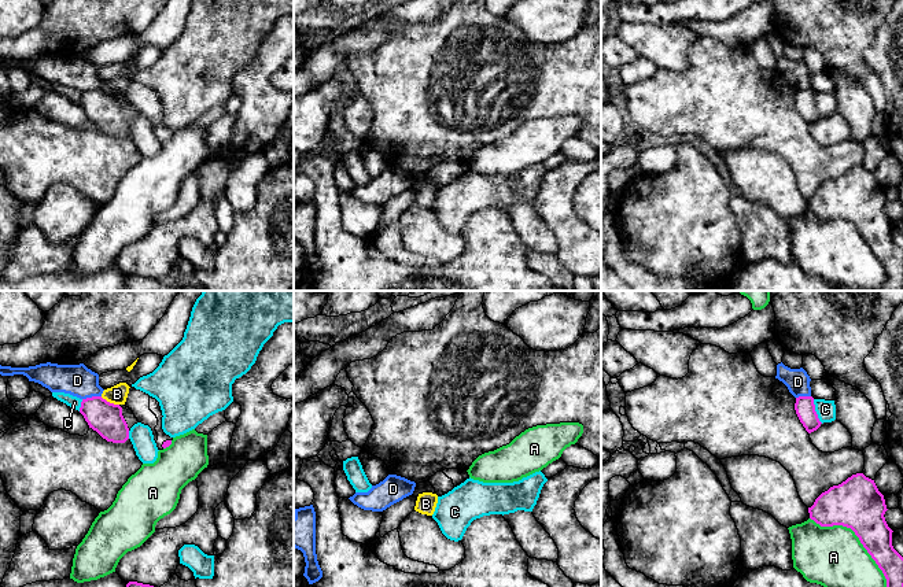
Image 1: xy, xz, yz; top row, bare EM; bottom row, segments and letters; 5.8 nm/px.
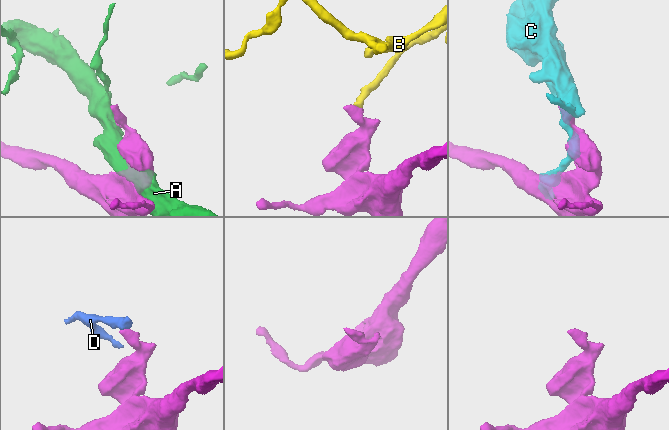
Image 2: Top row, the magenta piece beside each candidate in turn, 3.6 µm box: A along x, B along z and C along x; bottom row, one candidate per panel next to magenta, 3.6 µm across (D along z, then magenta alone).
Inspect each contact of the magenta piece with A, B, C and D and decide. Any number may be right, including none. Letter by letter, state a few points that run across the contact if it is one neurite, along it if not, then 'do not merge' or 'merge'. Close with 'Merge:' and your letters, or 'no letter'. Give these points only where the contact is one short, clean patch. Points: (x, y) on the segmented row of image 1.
A: do not merge
B: do not merge
C: do not merge
D: xy (100, 395), (83, 399) | do not merge
Merge: no letter

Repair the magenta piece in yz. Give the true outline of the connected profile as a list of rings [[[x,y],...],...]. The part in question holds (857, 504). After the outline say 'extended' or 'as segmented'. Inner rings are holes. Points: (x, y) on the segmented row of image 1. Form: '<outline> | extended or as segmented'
[[[863,473],[848,477],[838,486],[822,492],[808,507],[810,518],[821,527],[843,525],[851,528],[876,561],[887,579],[887,587],[903,587],[903,557],[892,546],[892,529],[885,521],[887,505],[874,480]]] | as segmented

